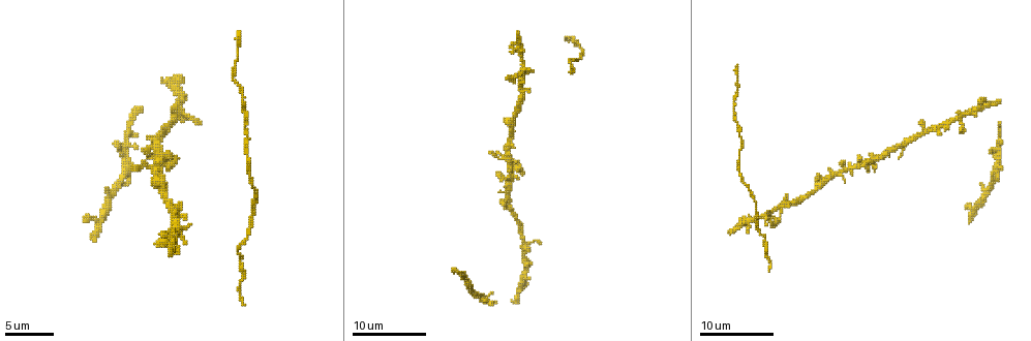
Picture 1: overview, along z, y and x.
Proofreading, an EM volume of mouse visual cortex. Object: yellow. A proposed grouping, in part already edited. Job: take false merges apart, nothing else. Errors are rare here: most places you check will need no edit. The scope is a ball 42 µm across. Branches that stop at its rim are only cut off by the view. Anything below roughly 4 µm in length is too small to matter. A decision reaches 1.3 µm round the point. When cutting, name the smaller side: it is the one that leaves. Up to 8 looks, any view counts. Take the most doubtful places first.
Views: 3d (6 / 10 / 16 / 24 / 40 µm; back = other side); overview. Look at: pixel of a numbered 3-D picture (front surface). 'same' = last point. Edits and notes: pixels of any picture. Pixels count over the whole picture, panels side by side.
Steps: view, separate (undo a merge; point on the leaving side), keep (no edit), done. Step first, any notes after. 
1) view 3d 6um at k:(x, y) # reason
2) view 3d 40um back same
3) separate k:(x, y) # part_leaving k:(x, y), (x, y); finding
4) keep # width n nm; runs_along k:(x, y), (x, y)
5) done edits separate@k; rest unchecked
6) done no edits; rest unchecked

view 3d 10um at 1:(764, 220) # a fork

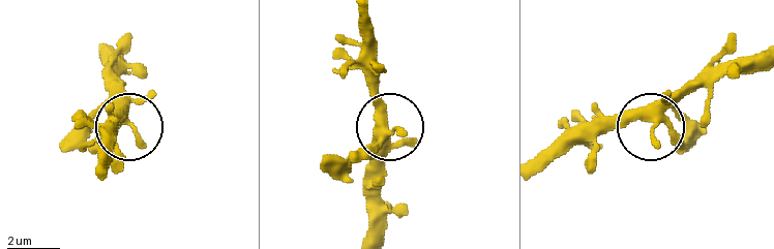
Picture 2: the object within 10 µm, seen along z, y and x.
view 3d 6um at 2:(125, 121)

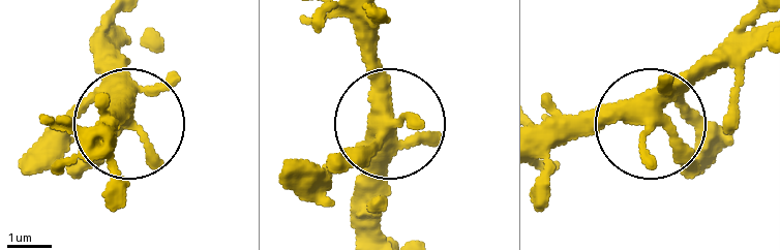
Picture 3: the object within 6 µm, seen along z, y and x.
keep # side_arm 6 um; runs_along 3:(756, 23), (656, 116), (548, 120); one neuron here

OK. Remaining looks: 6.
view 3d 16um at 1:(157, 171) # looks like a crossing

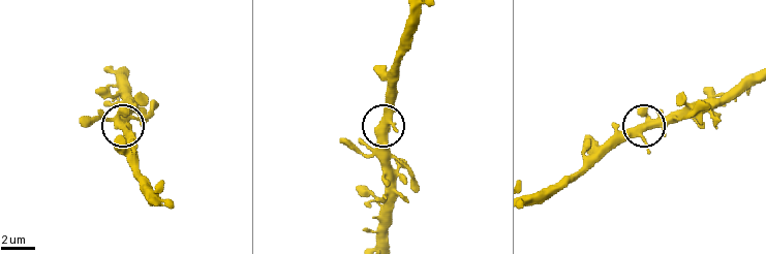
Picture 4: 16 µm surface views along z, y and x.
keep # runs_along 4:(385, 127), (387, 83); one neuron here

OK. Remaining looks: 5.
view 3d 16um at 1:(247, 148) # a narrow waist

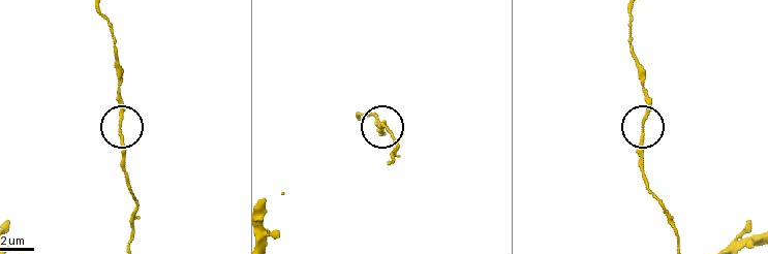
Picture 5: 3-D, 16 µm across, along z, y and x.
keep # one neuron here

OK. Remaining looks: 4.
view 3d 16um at 1:(811, 192) # narrows sharply

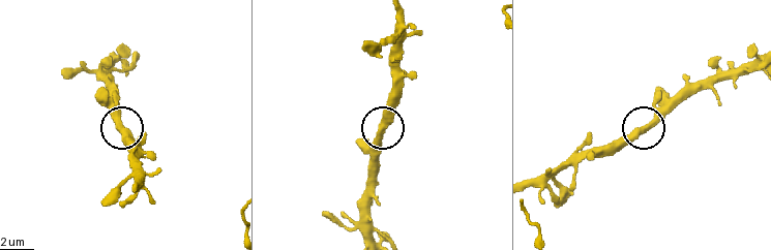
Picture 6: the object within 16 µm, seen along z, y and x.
keep # runs_along 6:(368, 198), (368, 150), (383, 117), (396, 101); continuous, no second neuron

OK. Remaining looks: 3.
done no edits; rest unchecked

